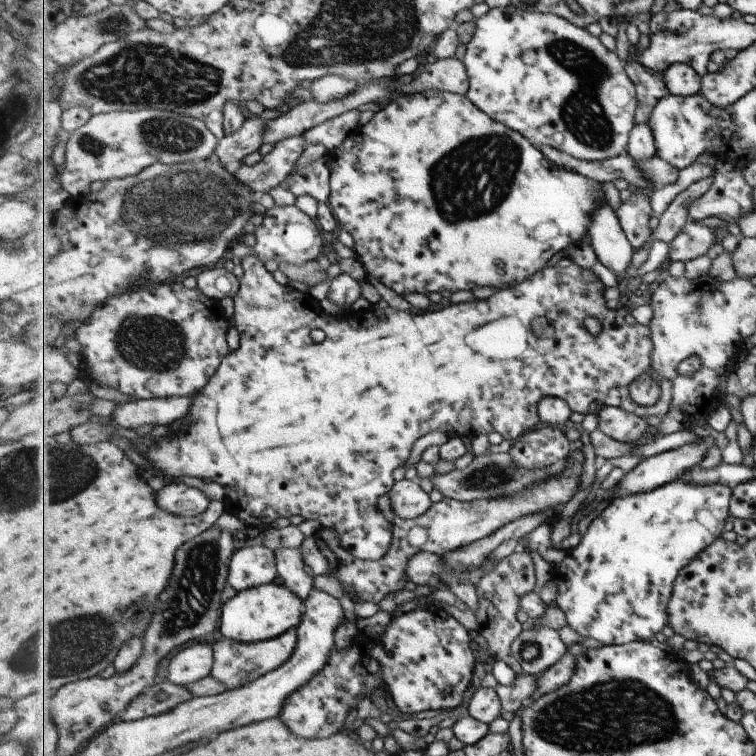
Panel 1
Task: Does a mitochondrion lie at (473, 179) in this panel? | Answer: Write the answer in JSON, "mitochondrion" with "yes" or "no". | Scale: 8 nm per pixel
{"mitochondrion":"yes"}

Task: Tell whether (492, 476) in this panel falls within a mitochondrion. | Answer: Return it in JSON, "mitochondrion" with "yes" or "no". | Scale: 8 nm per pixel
{"mitochondrion":"yes"}

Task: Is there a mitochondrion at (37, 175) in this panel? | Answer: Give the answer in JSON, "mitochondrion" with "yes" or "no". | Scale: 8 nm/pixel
{"mitochondrion":"no"}

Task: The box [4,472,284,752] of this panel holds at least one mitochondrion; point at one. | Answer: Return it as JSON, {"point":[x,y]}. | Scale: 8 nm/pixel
{"point":[90,636]}

